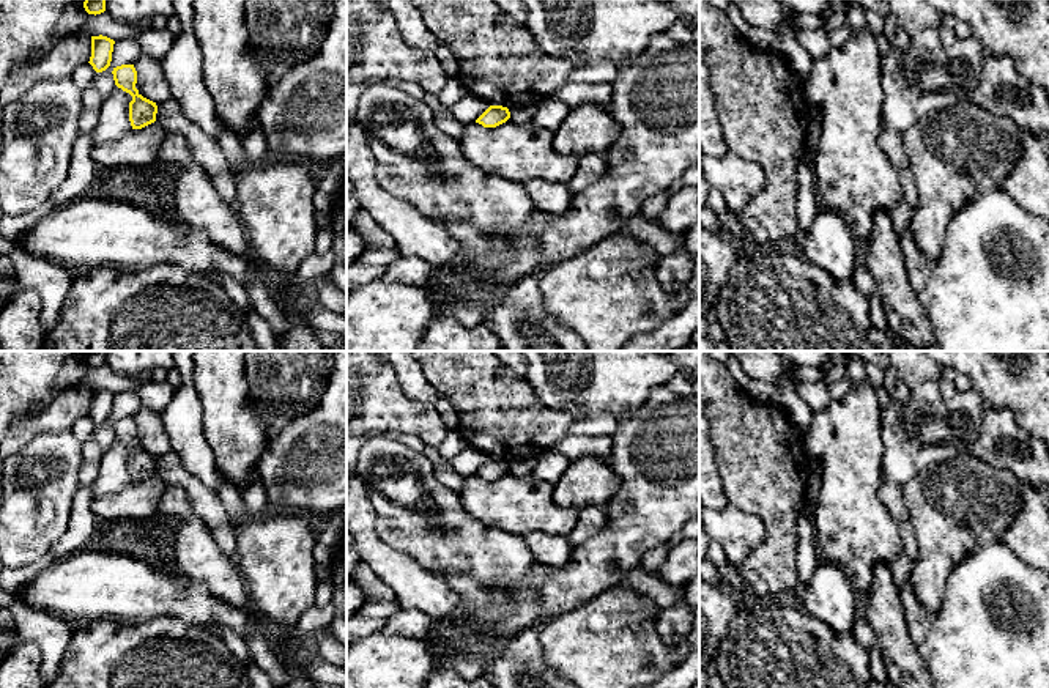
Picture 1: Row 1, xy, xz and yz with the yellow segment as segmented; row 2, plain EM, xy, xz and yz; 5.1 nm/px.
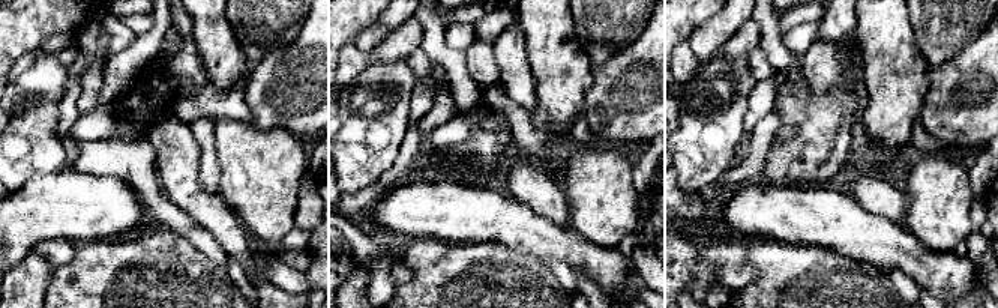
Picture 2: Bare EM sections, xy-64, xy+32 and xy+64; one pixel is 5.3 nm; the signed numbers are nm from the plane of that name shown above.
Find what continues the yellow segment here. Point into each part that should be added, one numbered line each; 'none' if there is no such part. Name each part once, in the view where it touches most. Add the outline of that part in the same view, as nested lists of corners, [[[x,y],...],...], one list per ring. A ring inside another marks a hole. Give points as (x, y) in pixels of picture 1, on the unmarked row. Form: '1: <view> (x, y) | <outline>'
none

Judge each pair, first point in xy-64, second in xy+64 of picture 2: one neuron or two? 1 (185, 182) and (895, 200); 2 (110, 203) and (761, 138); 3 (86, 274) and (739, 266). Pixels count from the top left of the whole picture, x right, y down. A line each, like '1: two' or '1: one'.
1: one
2: two
3: two

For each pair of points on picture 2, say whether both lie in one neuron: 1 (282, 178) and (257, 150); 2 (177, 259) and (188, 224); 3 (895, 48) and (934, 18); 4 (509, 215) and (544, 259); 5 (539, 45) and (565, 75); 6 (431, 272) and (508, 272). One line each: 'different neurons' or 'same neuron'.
1: same neuron
2: different neurons
3: different neurons
4: same neuron
5: same neuron
6: same neuron

